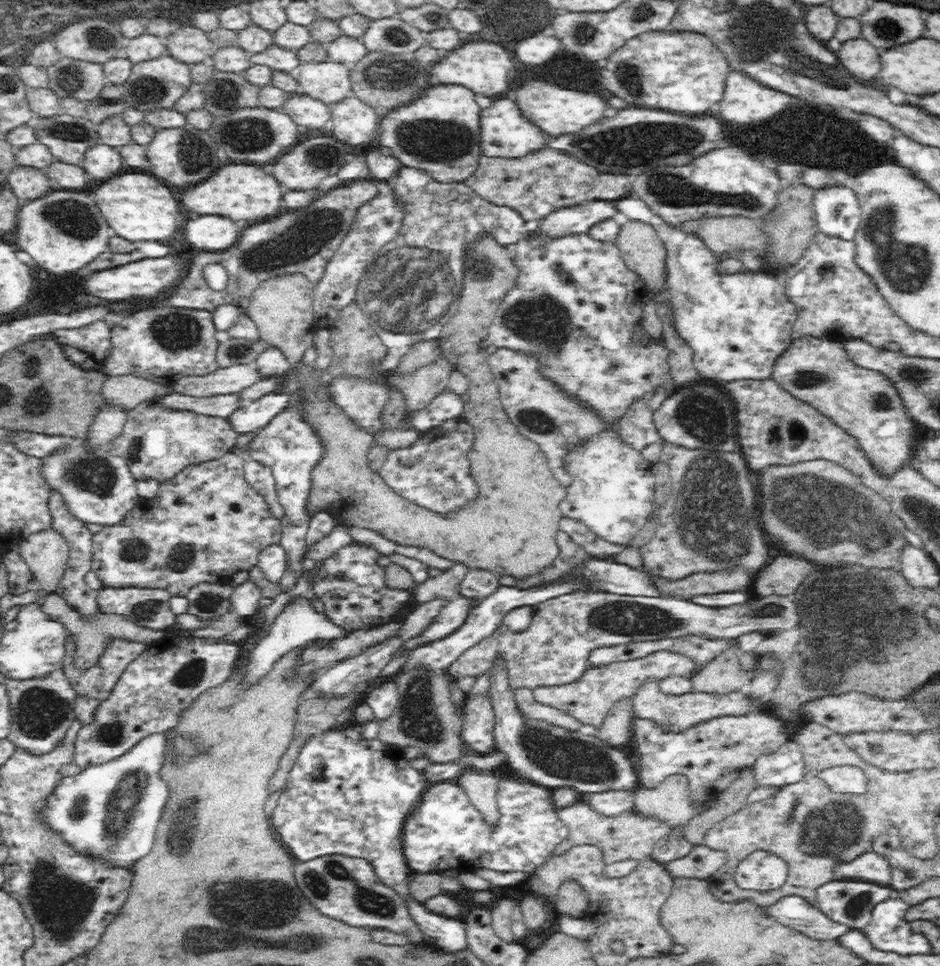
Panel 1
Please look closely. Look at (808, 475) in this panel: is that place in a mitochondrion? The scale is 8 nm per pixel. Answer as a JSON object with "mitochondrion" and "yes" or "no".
{"mitochondrion":"yes"}

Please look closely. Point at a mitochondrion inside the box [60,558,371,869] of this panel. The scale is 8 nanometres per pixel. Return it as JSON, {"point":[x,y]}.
{"point":[118,808]}

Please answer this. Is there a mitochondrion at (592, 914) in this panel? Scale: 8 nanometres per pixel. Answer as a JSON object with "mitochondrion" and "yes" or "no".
{"mitochondrion":"no"}

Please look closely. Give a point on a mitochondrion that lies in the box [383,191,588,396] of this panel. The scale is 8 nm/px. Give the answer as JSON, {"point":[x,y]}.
{"point":[530,319]}

